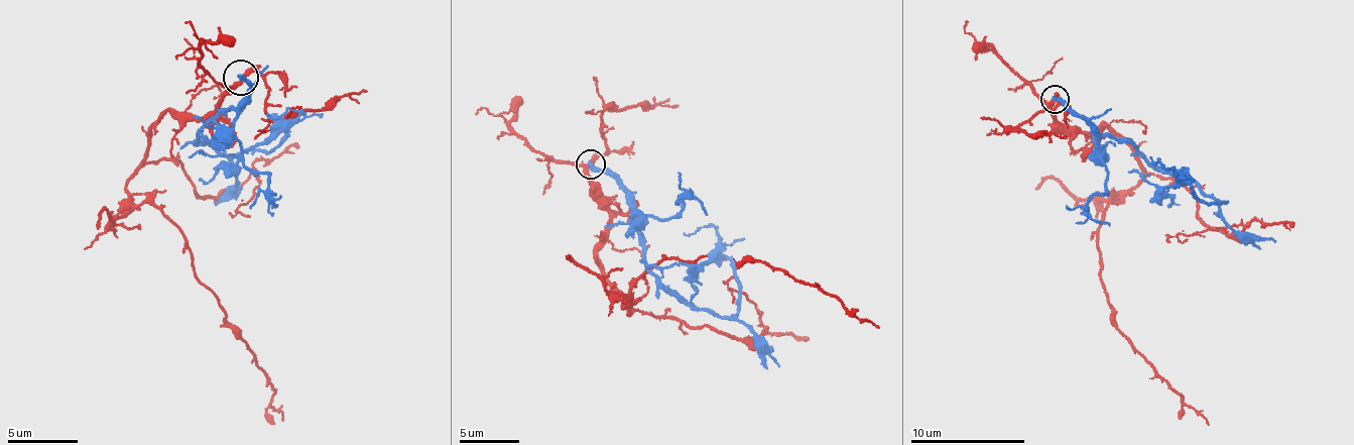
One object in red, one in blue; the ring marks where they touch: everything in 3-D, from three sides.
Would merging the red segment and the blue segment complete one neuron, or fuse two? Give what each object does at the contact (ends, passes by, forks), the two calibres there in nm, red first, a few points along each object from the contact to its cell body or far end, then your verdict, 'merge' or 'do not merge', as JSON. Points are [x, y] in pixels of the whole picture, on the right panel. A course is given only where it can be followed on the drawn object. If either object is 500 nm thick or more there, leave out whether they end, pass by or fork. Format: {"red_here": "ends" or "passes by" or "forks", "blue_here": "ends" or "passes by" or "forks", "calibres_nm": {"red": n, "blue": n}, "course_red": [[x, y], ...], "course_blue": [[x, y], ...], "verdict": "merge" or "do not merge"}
{"red_here": "passes by", "blue_here": "ends", "calibres_nm": {"red": 280, "blue": 340}, "course_red": [[1056, 100], [1065, 127], [1109, 128], [1132, 150], [1141, 171], [1109, 198], [1100, 275], [1131, 349], [1209, 424]], "course_blue": [[1056, 100], [1102, 135], [1124, 137], [1155, 165], [1225, 201], [1203, 203], [1187, 184], [1160, 188], [1127, 173]], "verdict": "do not merge"}

